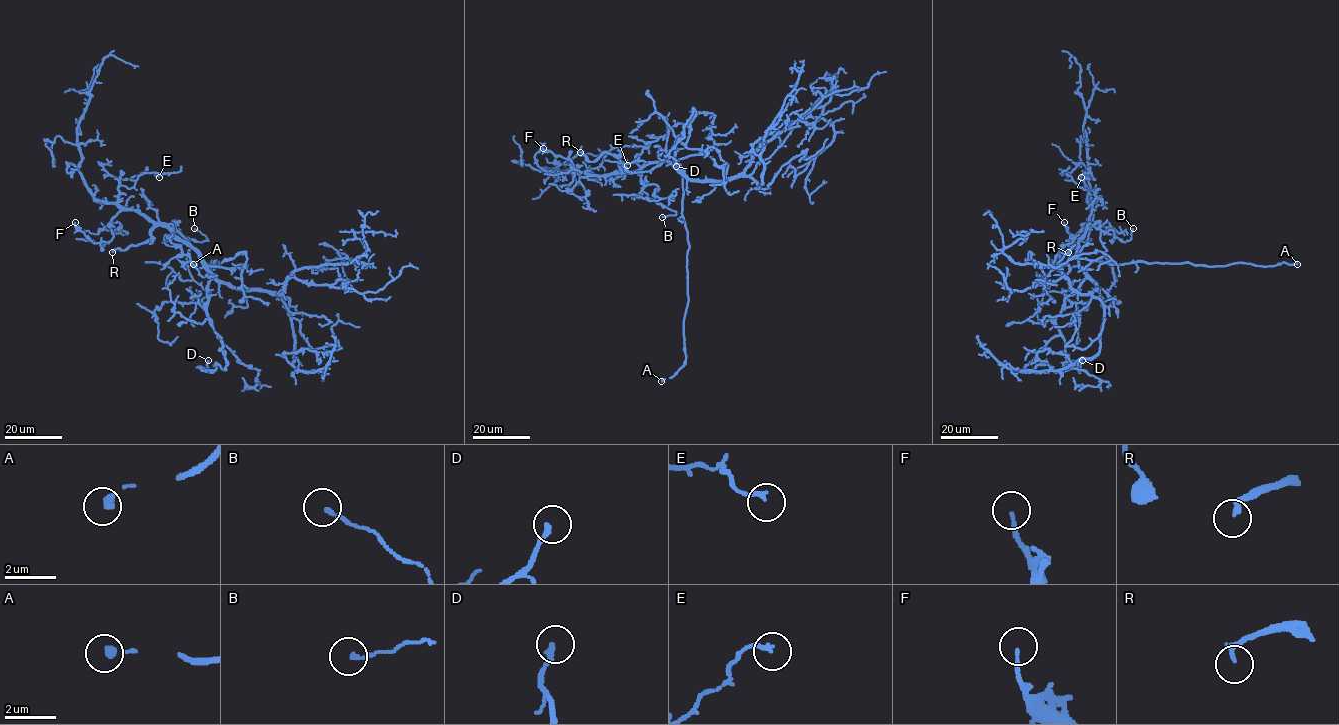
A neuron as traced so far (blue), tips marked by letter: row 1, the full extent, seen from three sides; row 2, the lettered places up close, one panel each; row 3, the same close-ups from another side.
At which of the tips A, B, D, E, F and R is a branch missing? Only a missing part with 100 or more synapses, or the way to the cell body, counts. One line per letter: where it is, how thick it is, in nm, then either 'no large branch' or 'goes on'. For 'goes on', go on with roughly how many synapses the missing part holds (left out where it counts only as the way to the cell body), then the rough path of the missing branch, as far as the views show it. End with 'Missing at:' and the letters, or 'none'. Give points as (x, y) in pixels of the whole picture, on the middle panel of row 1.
A: at (661, 381); 240 nm thick; goes on
B: at (662, 217); 150 nm thick; no large branch
D: at (676, 166); 200 nm thick; no large branch
E: at (627, 165); 160 nm thick; no large branch
F: at (543, 148); 140 nm thick; no large branch
R: at (580, 152); 200 nm thick; goes on; about 160 synapses
Missing at: A, R

